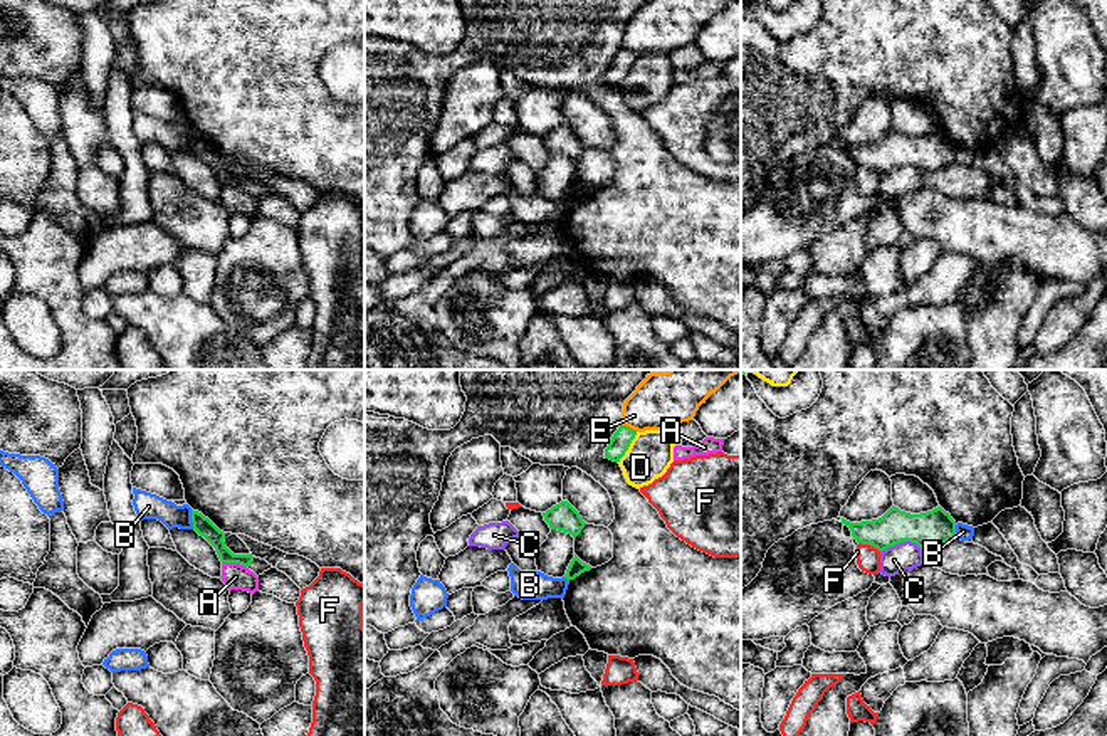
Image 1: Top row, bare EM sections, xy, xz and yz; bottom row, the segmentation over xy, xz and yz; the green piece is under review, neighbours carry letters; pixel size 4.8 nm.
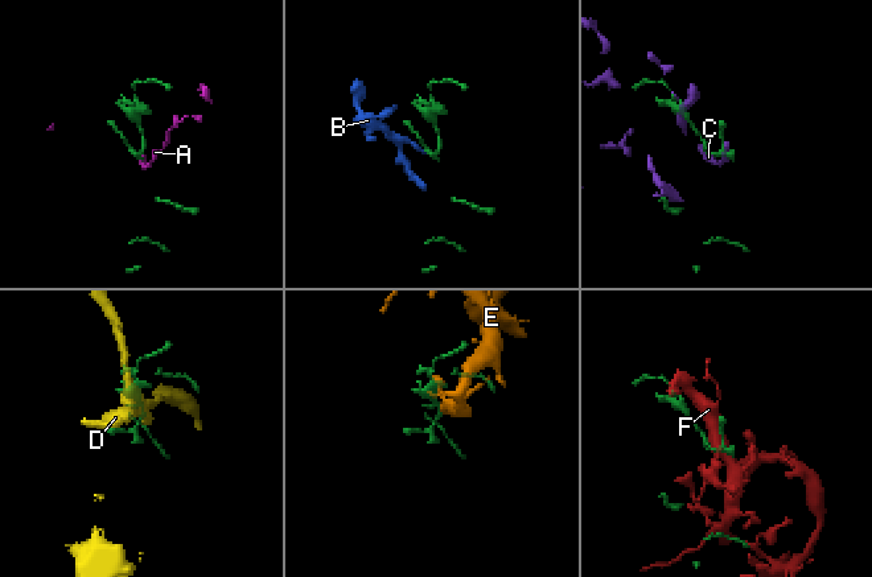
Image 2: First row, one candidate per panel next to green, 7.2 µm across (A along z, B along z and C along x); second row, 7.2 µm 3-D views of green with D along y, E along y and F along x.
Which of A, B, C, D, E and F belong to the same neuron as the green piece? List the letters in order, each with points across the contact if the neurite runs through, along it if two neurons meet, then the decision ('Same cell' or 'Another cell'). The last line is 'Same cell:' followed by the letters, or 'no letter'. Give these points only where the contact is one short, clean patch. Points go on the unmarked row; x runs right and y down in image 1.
A: Boundary: xy (222, 185), (237, 185), (246, 190). Another cell
B: Boundary: xy (190, 133), (194, 152). Another cell
C: Another cell
D: Another cell
E: Another cell
F: Boundary: yz (859, 167), (869, 167), (879, 175). Another cell
Same cell: no letter

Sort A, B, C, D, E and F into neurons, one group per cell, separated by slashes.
A / B C / D / E / F

